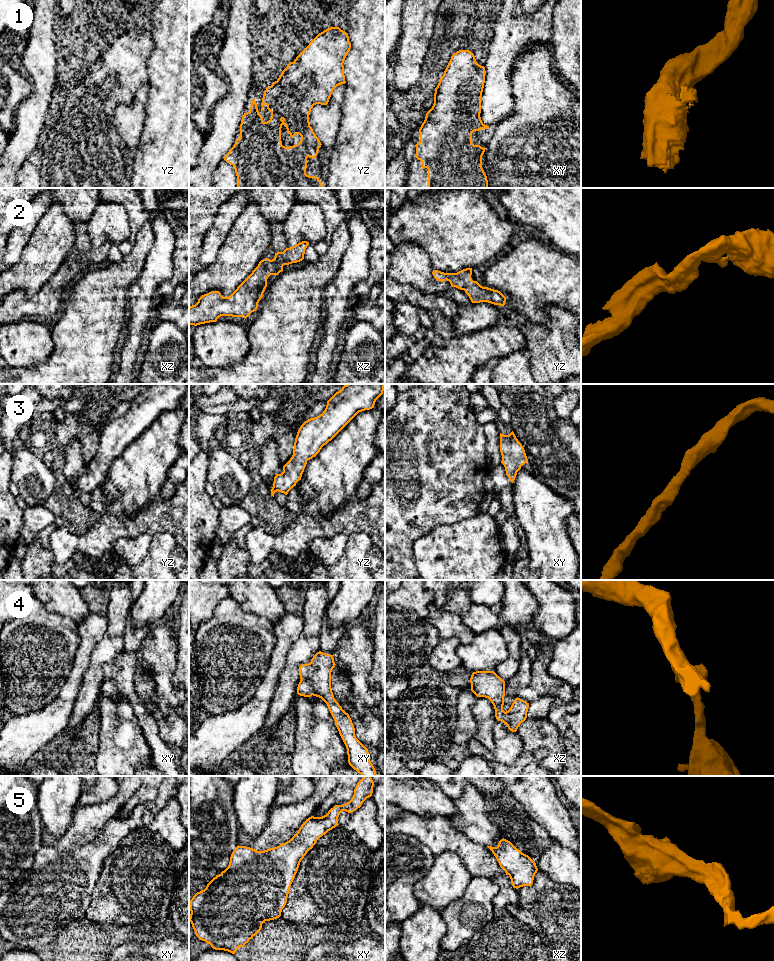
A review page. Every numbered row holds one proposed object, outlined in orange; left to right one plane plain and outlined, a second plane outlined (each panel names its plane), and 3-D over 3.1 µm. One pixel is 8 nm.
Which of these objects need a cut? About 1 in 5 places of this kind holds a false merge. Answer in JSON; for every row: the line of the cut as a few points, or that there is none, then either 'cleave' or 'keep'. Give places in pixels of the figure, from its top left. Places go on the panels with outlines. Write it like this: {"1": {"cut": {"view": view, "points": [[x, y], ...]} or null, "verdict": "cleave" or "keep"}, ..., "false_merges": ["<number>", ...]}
{"1": {"cut": null, "verdict": "keep"}, "2": {"cut": null, "verdict": "keep"}, "3": {"cut": null, "verdict": "keep"}, "4": {"cut": null, "verdict": "keep"}, "5": {"cut": null, "verdict": "keep"}, "false_merges": []}

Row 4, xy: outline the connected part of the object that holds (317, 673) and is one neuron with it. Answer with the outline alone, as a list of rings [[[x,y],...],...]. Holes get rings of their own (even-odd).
[[[317,652],[310,663],[299,667],[301,680],[297,687],[297,694],[304,697],[313,695],[327,704],[346,746],[349,765],[362,776],[377,776],[368,749],[355,736],[355,728],[349,714],[334,698],[331,672],[335,665],[333,655]]]

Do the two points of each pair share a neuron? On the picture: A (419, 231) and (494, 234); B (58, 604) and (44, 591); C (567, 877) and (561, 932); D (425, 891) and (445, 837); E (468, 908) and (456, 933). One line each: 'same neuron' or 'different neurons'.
A: same neuron
B: same neuron
C: different neurons
D: different neurons
E: same neuron

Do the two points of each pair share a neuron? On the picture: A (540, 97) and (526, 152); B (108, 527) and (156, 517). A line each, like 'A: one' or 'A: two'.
A: one
B: one

